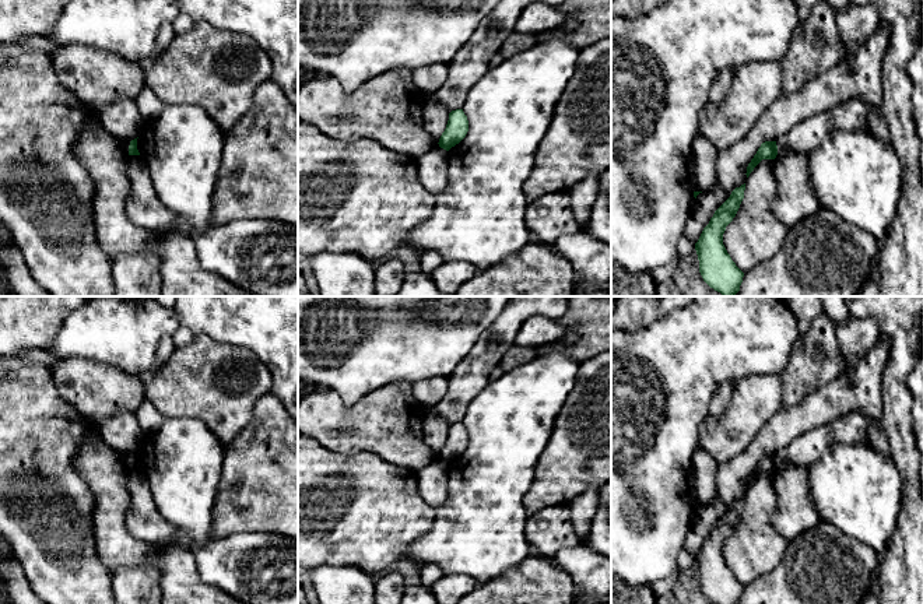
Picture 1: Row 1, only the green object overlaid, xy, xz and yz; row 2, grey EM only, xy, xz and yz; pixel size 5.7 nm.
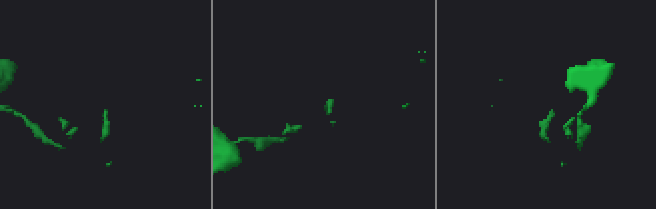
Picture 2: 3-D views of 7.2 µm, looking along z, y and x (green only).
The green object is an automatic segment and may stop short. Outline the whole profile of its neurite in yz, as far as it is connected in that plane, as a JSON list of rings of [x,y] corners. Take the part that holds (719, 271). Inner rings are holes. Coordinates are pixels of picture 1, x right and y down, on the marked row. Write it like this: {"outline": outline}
{"outline": [[[745,183],[731,192],[730,197],[715,211],[695,243],[703,281],[724,296],[736,296],[744,277],[723,245],[723,233],[740,208],[744,190]]]}

